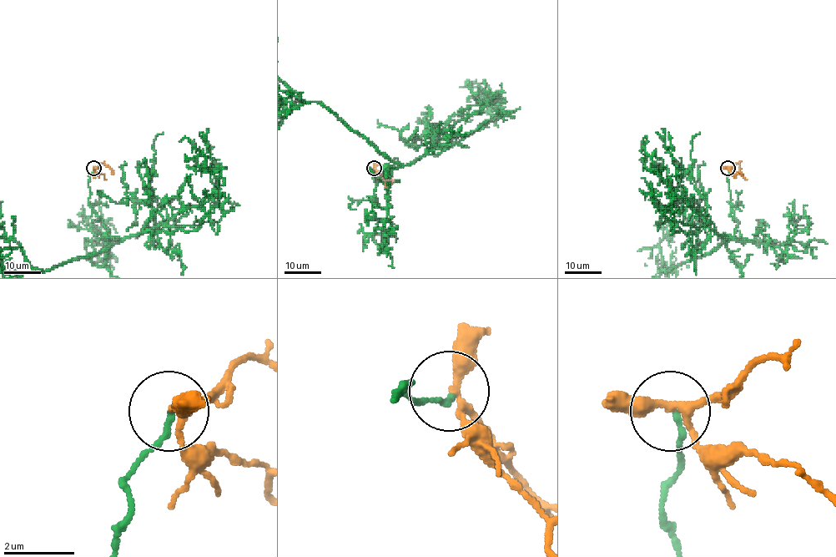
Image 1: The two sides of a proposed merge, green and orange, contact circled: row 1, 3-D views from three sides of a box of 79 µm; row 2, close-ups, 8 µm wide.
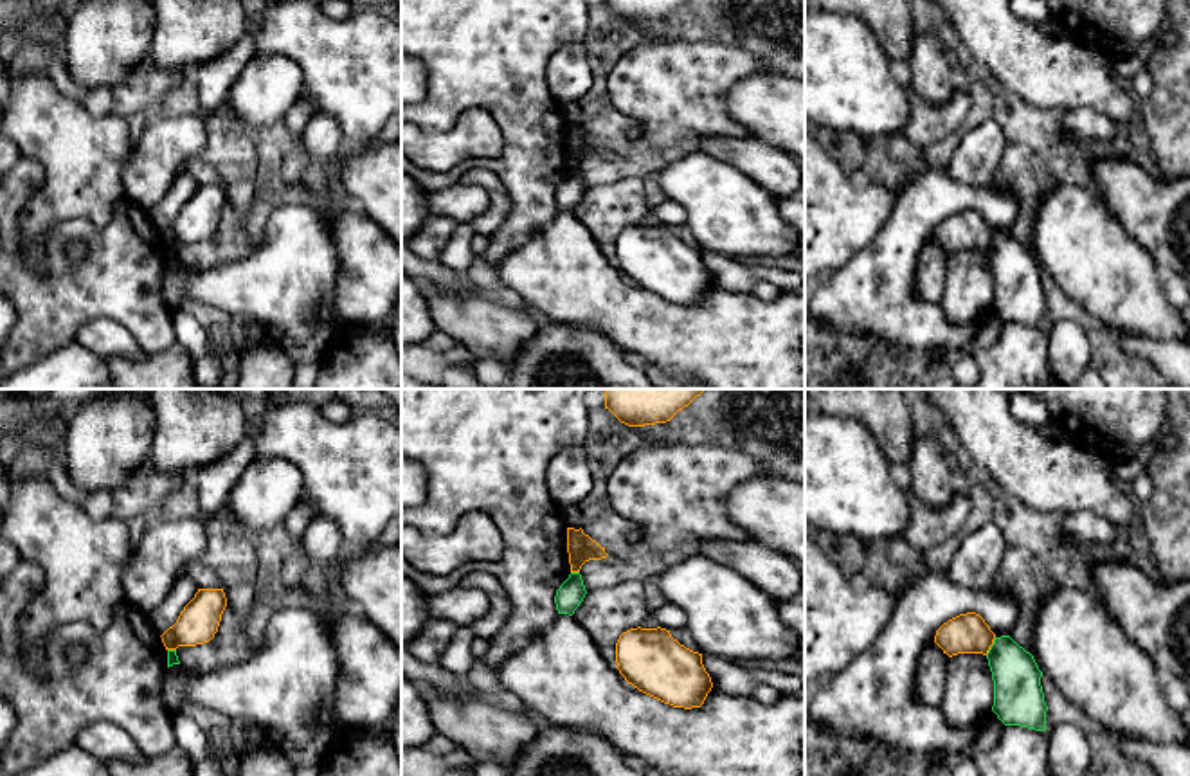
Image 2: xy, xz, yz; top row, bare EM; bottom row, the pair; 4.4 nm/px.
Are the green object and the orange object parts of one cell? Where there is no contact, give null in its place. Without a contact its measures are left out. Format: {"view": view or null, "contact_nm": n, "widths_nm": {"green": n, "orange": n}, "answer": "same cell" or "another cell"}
{"view": "yz", "contact_nm": 90, "widths_nm": {"green": 220, "orange": 180}, "answer": "another cell"}

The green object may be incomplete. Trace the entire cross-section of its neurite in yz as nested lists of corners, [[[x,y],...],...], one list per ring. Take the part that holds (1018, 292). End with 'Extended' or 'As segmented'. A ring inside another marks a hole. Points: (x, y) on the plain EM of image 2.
[[[1010,232],[994,236],[988,250],[994,277],[992,308],[1005,322],[1021,322],[1046,328],[1042,268],[1033,252],[1019,243]]]. As segmented

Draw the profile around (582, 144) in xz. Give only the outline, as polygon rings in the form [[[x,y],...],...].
[[[567,124],[567,149],[571,169],[580,169],[581,162],[589,157],[601,157],[609,153],[605,144],[585,131],[581,124]]]

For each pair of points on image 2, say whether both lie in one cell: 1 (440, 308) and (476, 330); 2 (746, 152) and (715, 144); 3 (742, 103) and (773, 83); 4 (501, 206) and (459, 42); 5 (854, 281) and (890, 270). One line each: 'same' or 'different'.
1: same
2: same
3: same
4: different
5: same

